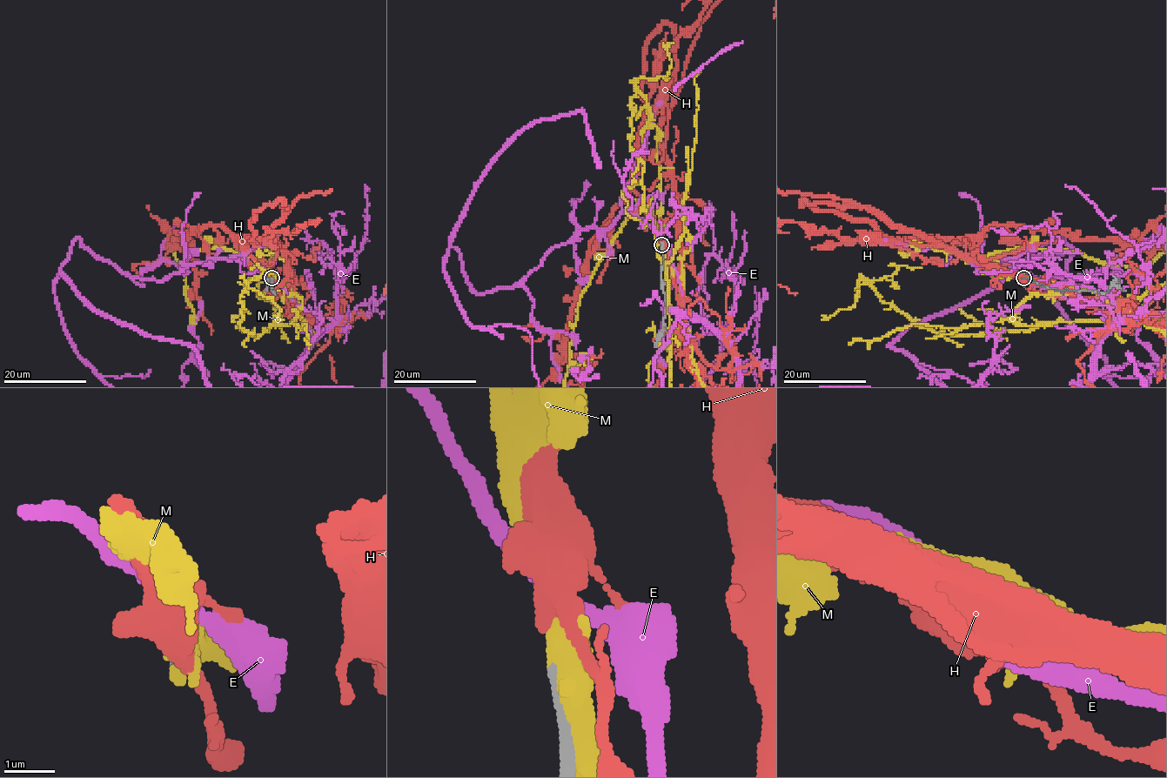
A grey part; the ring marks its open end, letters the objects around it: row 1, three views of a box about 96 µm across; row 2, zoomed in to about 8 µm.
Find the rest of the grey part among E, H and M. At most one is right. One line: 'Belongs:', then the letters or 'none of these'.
Belongs: H

